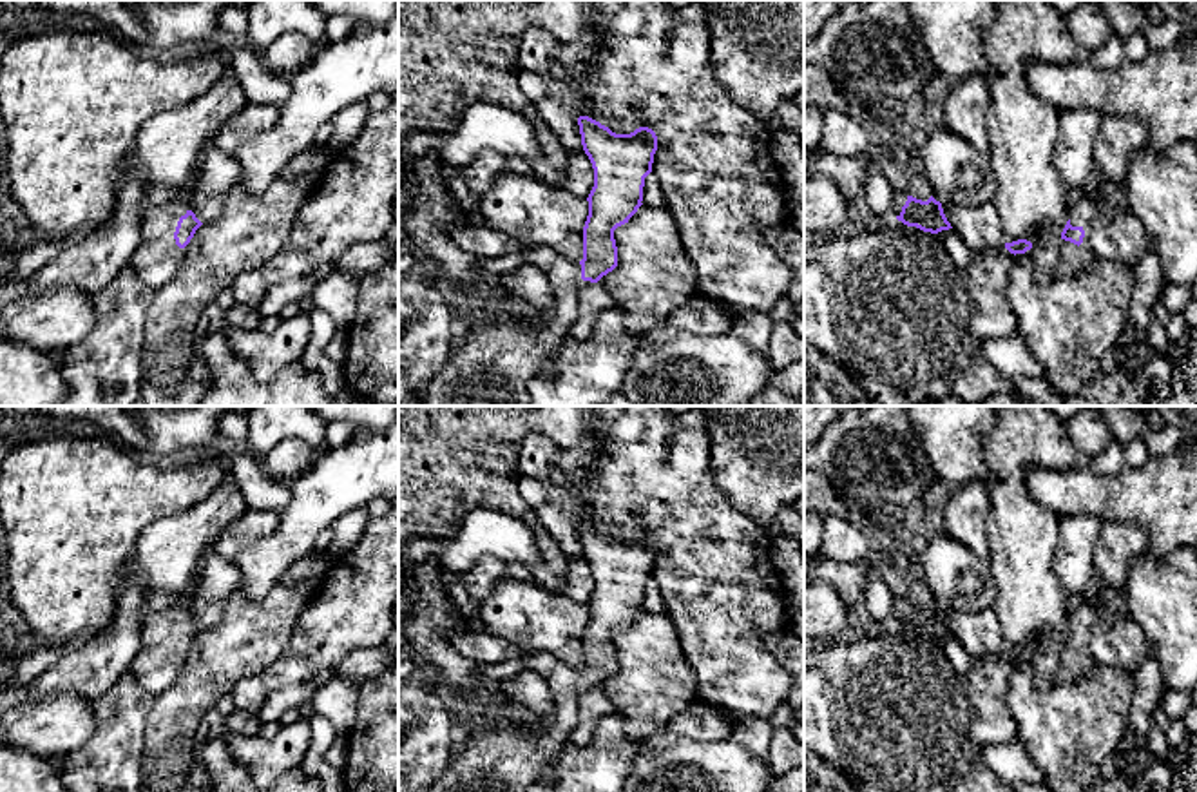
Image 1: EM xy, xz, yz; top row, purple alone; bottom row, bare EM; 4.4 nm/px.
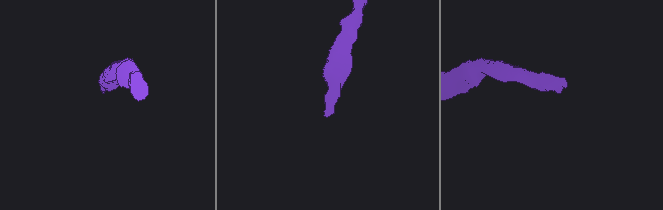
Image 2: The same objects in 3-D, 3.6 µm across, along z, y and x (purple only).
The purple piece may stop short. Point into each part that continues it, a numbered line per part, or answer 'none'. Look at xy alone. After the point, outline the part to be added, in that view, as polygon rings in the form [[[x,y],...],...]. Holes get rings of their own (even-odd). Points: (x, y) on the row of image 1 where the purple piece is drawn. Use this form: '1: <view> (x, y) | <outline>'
1: xy (156, 260) | [[[176,201],[148,208],[143,214],[141,243],[130,256],[129,265],[154,290],[161,288],[181,263],[181,248],[176,245],[174,232],[187,210],[187,203]]]

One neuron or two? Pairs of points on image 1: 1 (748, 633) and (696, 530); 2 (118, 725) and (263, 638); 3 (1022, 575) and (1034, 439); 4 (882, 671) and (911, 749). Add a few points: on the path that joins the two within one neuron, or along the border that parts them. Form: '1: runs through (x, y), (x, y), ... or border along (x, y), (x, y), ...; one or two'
1: runs through (725, 608), (725, 595), (710, 555); one
2: border along (156, 696), (147, 716), (143, 747); two
3: runs through (1022, 540), (1015, 517), (1015, 473); one
4: runs through (882, 691), (884, 707), (899, 729); one

